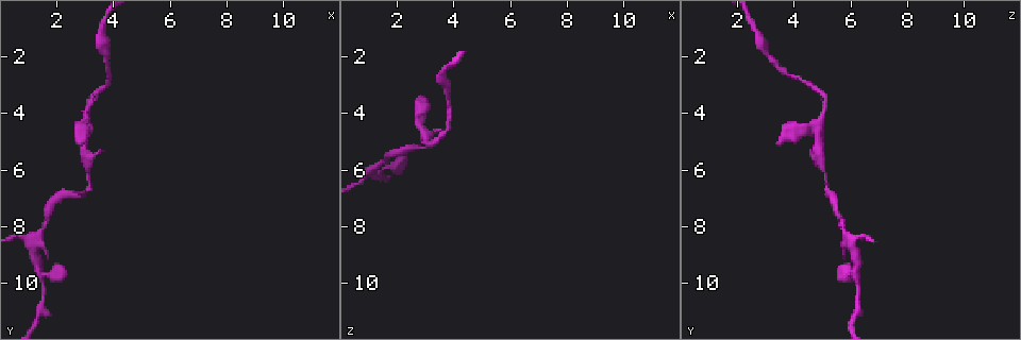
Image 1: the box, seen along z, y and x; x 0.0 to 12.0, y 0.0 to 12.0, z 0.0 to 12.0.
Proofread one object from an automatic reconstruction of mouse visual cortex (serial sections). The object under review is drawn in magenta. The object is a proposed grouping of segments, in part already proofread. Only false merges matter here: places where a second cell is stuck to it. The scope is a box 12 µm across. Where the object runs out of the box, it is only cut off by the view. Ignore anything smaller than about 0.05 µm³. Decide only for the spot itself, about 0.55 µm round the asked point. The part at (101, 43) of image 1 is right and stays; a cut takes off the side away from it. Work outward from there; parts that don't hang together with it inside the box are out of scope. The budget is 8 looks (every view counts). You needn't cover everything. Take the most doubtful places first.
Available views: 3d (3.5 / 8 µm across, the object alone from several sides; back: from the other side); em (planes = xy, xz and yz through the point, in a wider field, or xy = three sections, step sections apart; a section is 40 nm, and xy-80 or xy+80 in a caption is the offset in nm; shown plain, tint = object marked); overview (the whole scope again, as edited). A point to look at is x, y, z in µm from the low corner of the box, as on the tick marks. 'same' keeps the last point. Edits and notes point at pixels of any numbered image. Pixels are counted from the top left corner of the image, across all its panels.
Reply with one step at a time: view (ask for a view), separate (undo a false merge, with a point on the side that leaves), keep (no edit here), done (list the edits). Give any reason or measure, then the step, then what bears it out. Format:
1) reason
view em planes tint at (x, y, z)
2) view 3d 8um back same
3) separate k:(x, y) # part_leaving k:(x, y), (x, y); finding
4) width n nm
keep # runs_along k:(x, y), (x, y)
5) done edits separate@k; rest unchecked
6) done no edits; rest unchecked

view 3d 3.5um at (3.1, 4.5, 4.9)

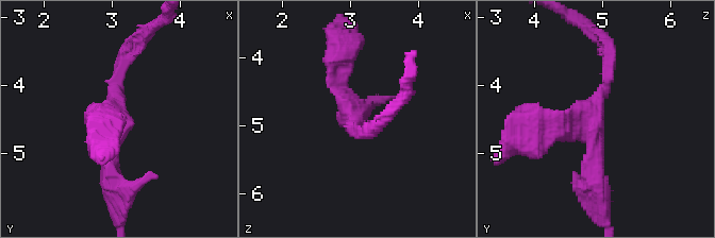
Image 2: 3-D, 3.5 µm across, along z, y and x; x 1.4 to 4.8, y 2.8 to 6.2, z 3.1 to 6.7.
arms 3; arm_widths 150, 300, 350 nm
view em xy step 1 tint at (3.10, 4.45, 4.85)

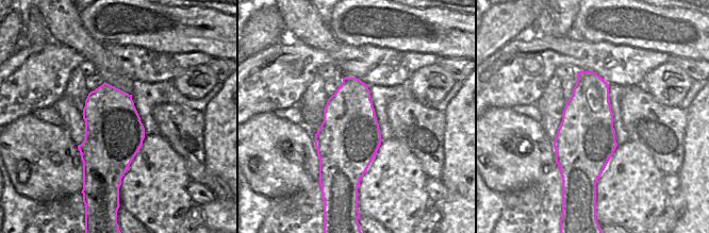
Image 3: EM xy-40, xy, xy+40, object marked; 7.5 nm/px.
another direction
view em xy step 3 tint same

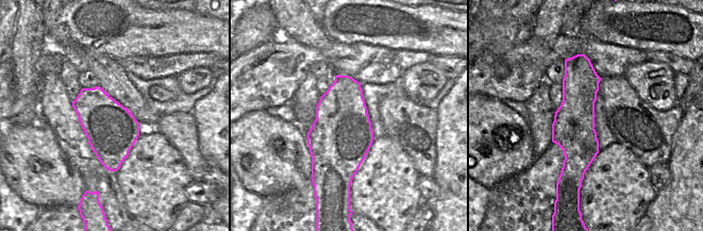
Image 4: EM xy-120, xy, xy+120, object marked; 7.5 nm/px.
keep # runs_along 4:(582, 56), (576, 111), (576, 184); continuous, no second cell

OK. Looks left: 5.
sharp bend
view 3d 3.5um at (3.2, 6.6, 5.1)

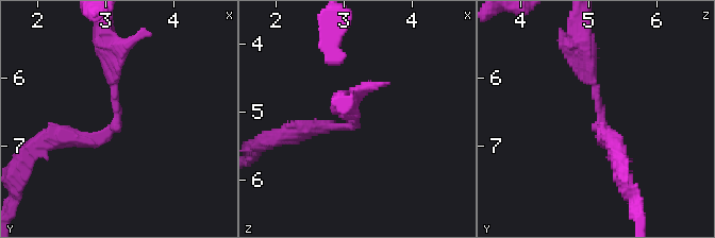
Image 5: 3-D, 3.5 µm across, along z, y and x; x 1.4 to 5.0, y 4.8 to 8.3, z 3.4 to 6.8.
arm_widths 250, 250 nm; need the tissue
view em planes plain at (3.20, 6.55, 5.15)

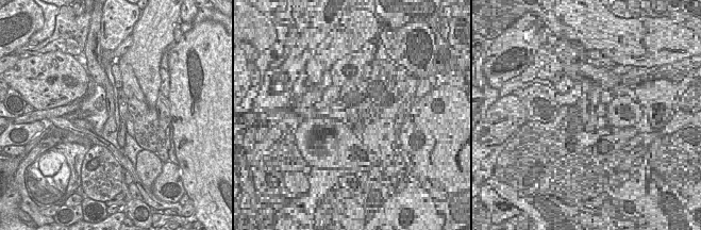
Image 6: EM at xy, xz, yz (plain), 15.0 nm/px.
where the object lies
view em planes tint same

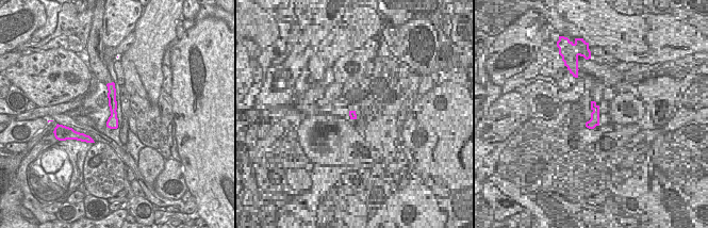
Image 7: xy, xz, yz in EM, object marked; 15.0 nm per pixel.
width 170 nm
keep # runs_along 7:(110, 85), (112, 90), (114, 126); one cell here

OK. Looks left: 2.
a fork
view 3d 3.5um at (1.1, 8.5, 5.9)

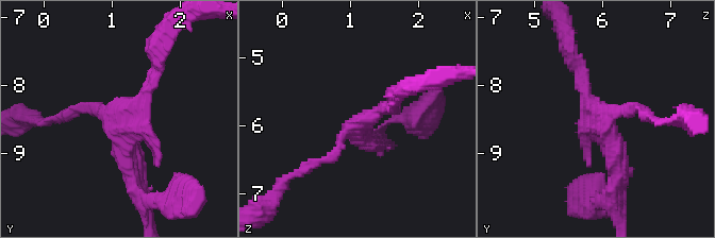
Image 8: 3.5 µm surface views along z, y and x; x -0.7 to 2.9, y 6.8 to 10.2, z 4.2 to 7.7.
need the tissue
view em xy step 1 tint at (1.10, 8.50, 6.00)

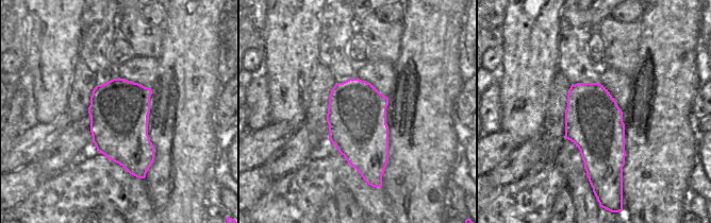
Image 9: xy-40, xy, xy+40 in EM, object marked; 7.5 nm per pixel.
keep # all the same cell

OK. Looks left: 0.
done no edits; rest unchecked

